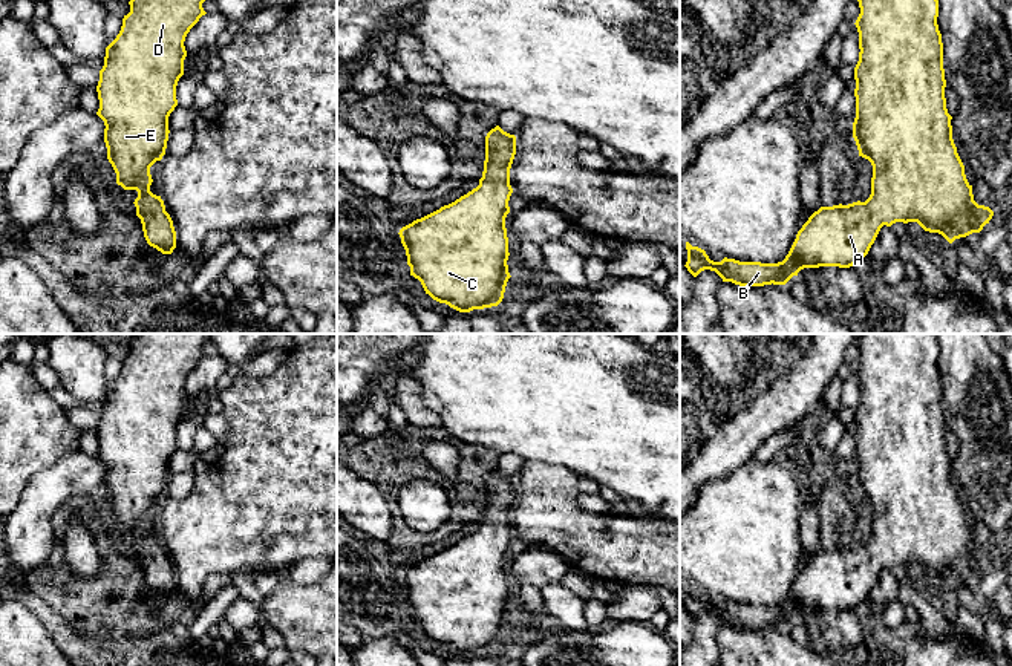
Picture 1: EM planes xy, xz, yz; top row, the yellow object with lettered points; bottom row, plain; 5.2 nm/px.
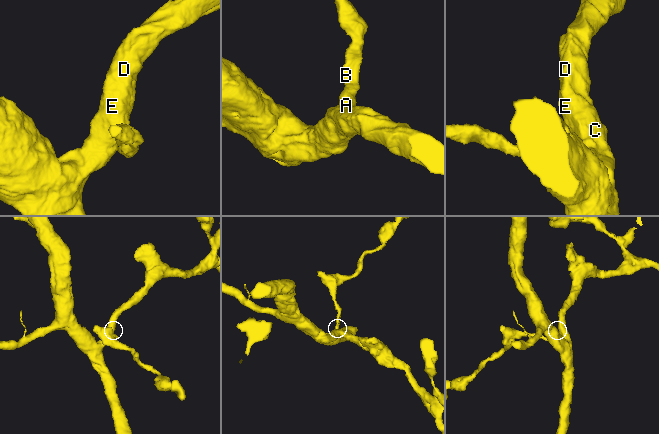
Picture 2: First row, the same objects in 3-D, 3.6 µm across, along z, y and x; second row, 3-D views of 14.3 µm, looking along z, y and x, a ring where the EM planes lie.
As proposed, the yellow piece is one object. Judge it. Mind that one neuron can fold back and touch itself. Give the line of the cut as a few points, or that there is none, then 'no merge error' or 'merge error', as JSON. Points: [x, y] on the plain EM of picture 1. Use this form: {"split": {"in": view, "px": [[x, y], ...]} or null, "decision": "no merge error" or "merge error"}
{"split": null, "decision": "no merge error"}

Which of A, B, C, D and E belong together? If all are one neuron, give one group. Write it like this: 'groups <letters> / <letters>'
groups A B C D E

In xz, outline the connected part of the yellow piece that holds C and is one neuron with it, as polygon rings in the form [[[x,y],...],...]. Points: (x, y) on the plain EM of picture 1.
[[[499,468],[485,479],[485,504],[479,528],[455,545],[413,563],[400,573],[410,619],[418,622],[433,643],[459,655],[498,649],[508,622],[508,580],[505,560],[513,536],[510,511],[516,498],[516,479]]]

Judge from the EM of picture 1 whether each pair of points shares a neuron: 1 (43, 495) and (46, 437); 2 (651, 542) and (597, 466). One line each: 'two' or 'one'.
1: two
2: two

